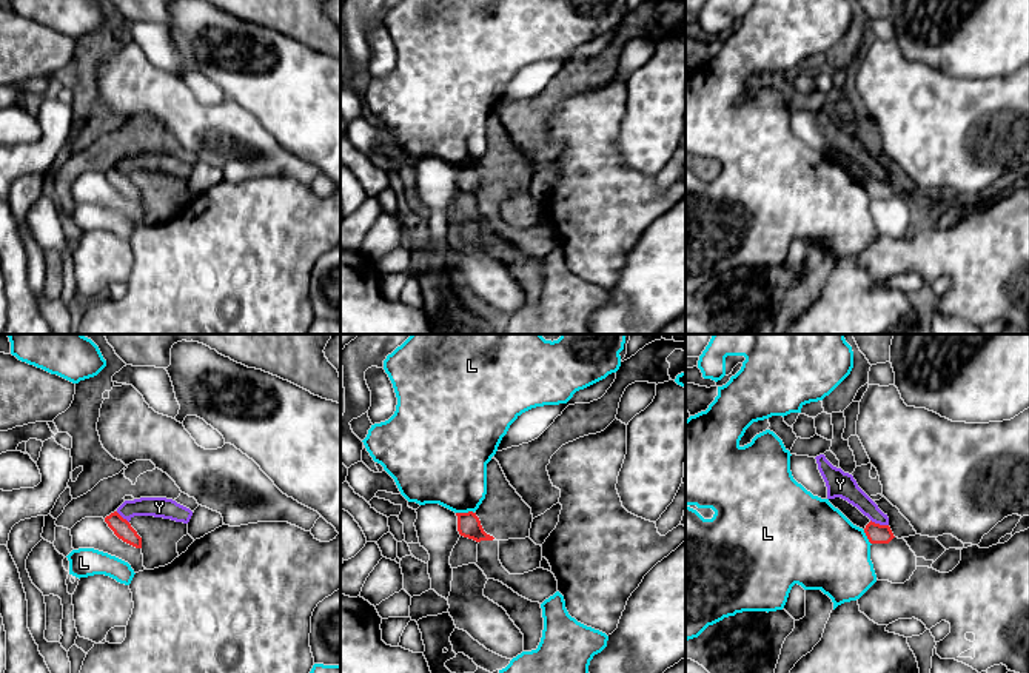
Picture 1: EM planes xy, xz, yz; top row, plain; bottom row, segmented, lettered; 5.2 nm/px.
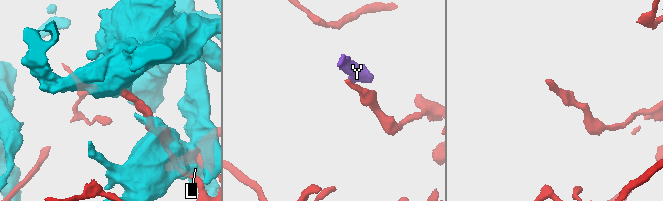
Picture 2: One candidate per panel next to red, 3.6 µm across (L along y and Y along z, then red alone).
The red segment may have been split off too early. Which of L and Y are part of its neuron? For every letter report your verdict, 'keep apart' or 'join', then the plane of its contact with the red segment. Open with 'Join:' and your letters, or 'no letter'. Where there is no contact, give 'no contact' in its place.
Join: no letter
L: keep apart; meets red in xz
Y: keep apart; meets red in yz

